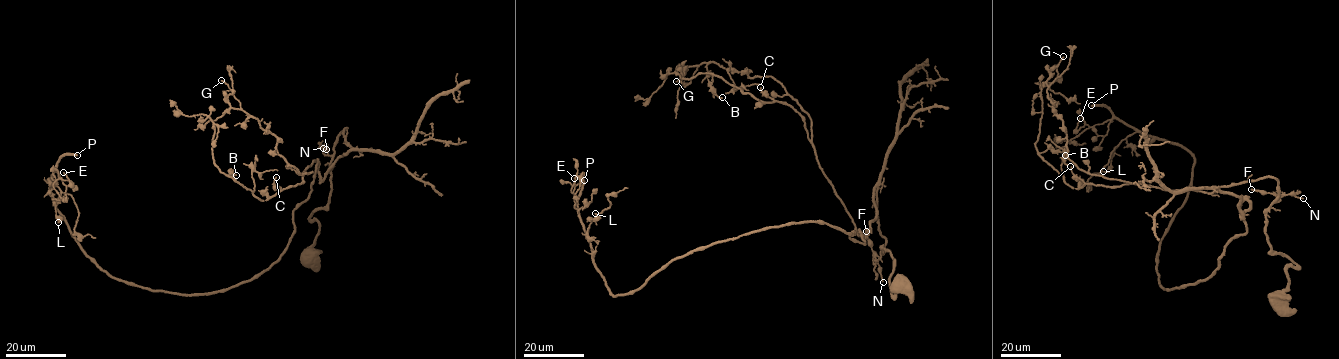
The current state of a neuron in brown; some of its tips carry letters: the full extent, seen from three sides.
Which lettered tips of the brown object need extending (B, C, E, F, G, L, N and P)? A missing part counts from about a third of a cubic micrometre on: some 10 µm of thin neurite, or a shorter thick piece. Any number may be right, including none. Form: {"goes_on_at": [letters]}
{"goes_on_at": ["P"]}

